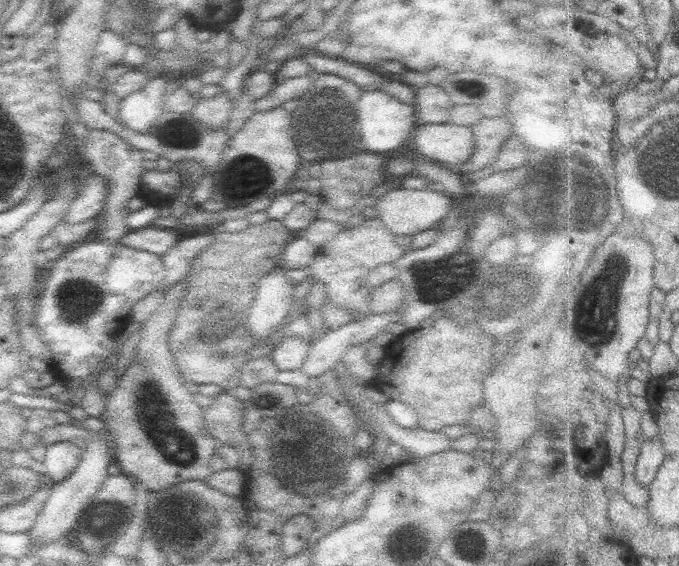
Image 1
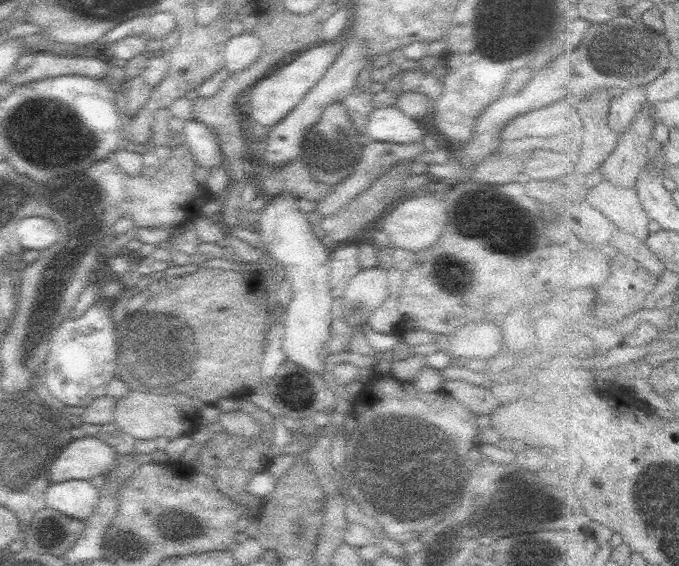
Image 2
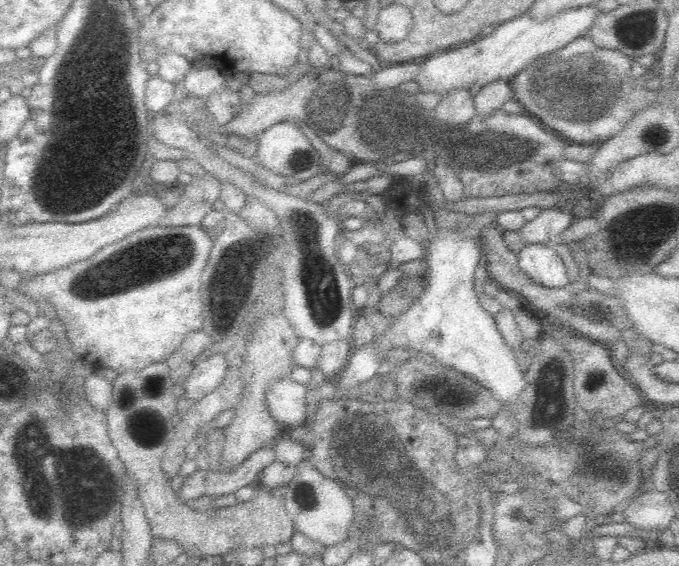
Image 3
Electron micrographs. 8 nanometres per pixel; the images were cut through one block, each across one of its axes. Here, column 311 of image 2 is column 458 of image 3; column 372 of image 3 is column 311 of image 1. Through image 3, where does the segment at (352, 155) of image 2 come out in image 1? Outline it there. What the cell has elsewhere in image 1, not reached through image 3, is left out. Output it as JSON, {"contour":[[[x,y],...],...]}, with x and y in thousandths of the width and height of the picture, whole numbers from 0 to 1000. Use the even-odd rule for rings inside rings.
{"contour":[[[462,131],[455,155],[437,177],[440,194],[427,198],[429,240],[437,256],[445,286],[471,290],[476,283],[493,283],[502,276],[538,269],[527,231],[524,194],[532,164],[532,155],[517,141],[493,131]]]}

